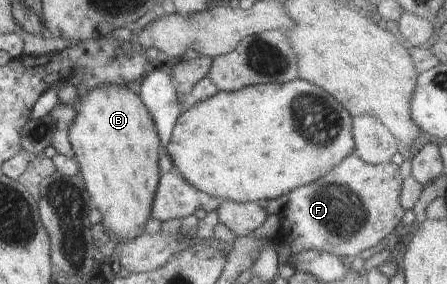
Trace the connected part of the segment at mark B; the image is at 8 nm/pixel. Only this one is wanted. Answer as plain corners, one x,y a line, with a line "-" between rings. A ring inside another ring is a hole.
98,84
96,88
87,90
80,101
81,106
68,132
75,152
74,160
79,166
78,174
83,178
84,186
90,194
92,207
98,208
98,212
102,214
102,223
106,230
124,243
141,235
144,224
150,218
154,194
158,190
162,173
159,170
159,136
150,112
140,96
127,84

